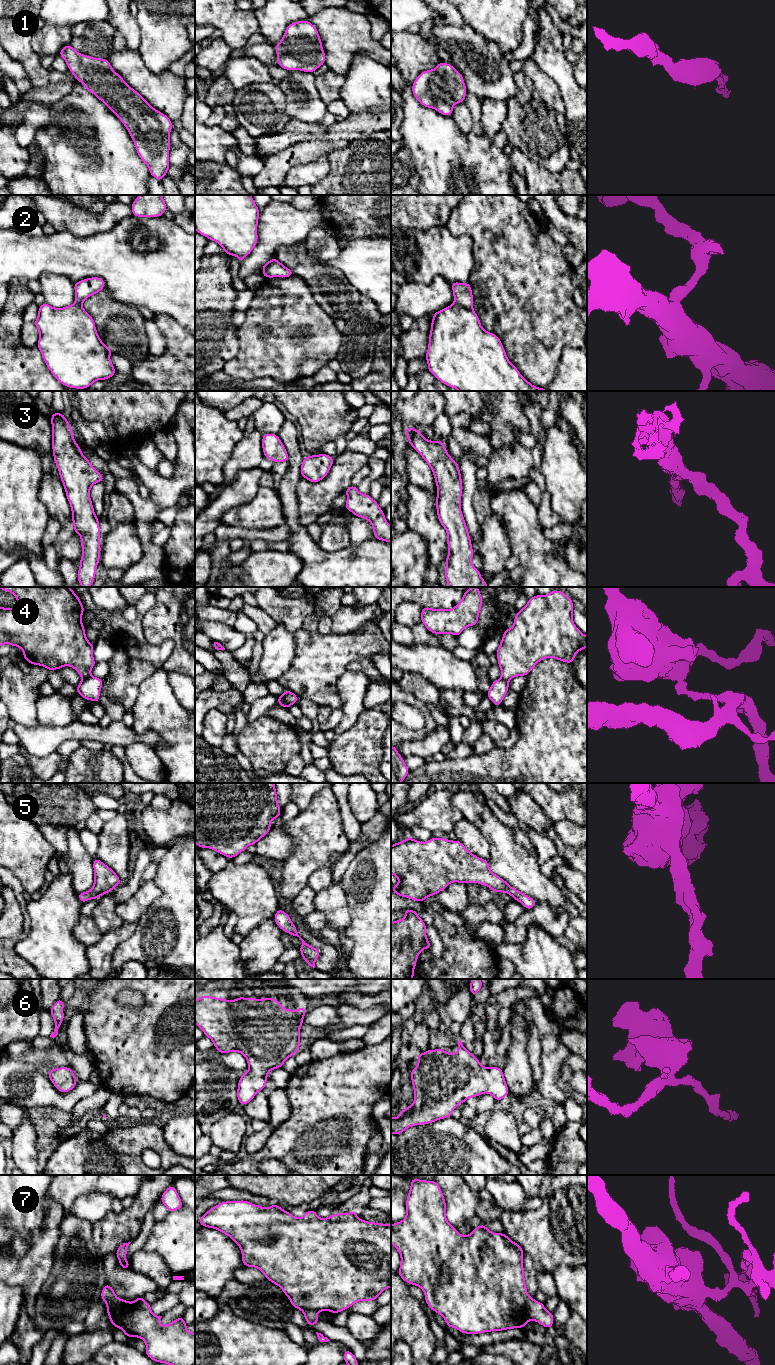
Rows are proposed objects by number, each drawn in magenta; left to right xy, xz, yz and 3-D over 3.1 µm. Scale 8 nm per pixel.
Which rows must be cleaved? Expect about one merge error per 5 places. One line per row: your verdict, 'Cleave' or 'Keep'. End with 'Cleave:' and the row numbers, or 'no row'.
1: Keep
2: Cleave
3: Keep
4: Cleave
5: Keep
6: Keep
7: Cleave
Cleave: 2, 4, 7

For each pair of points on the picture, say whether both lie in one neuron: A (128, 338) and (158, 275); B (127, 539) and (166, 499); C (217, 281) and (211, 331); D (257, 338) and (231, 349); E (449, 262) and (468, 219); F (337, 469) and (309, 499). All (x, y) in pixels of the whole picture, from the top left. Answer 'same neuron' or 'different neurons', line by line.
A: different neurons
B: different neurons
C: same neuron
D: different neurons
E: different neurons
F: same neuron

